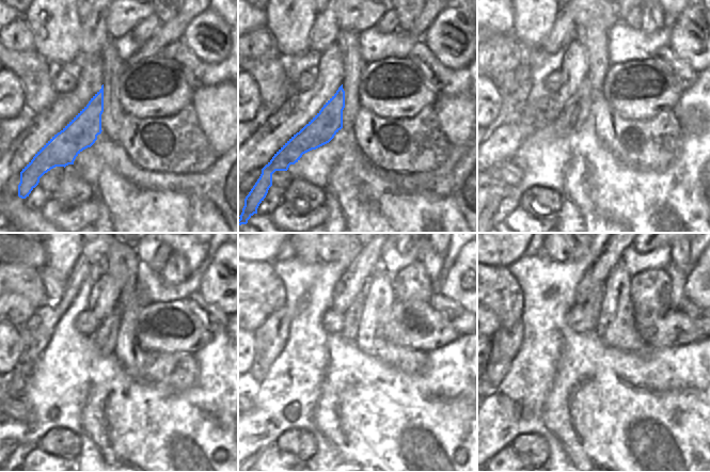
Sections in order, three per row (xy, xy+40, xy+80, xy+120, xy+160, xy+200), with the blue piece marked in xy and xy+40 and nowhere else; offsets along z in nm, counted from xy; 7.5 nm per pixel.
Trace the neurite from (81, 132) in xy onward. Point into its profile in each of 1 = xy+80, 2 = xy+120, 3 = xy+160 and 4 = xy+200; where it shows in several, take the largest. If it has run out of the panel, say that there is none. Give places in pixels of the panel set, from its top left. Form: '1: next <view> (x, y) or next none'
1: next xy+80 (574, 112)
2: next xy+120 (105, 339)
3: next xy+160 (351, 321)
4: next xy+200 (593, 307)

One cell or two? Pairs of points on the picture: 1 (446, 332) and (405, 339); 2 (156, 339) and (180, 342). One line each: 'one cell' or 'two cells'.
1: one cell
2: one cell

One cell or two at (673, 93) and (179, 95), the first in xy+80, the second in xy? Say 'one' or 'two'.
one

